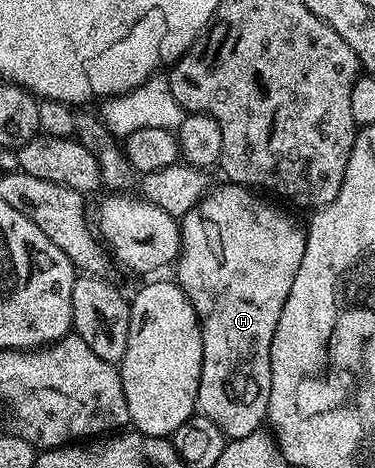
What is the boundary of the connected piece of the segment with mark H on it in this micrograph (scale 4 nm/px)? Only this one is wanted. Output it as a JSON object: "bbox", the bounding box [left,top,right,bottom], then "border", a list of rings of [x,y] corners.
{"bbox":[176,183,306,439],"border":[[[222,183],[222,186],[211,188],[206,196],[198,202],[194,210],[181,218],[182,252],[179,253],[176,262],[176,280],[182,290],[188,295],[192,307],[196,311],[202,323],[202,374],[198,380],[198,395],[196,409],[201,416],[208,418],[227,439],[243,437],[259,432],[267,420],[268,395],[272,387],[272,371],[270,370],[270,348],[276,331],[276,323],[280,319],[280,311],[284,311],[284,303],[288,299],[288,291],[292,291],[292,279],[296,279],[296,271],[300,271],[300,259],[304,259],[304,247],[306,246],[306,233],[286,213],[281,213],[274,205],[253,197],[251,190],[244,185]]]}

